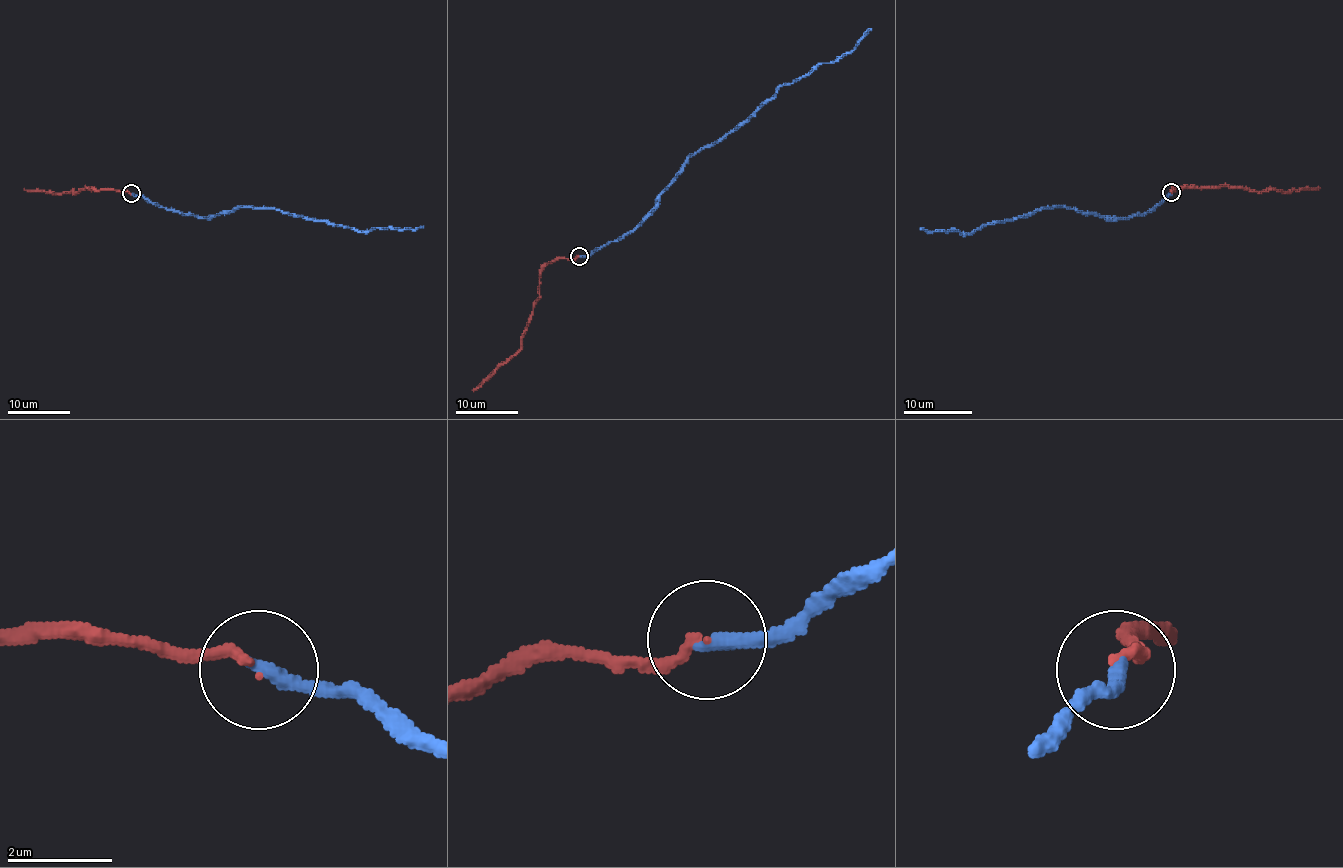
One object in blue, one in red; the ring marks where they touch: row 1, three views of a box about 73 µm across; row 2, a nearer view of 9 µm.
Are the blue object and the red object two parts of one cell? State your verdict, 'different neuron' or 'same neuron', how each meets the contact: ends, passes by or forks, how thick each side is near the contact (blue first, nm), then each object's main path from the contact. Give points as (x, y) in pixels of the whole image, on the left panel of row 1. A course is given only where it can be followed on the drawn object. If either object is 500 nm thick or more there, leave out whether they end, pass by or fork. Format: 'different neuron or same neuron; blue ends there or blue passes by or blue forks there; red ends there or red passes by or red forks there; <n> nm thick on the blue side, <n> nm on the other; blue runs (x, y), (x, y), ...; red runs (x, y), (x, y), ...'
same neuron; blue ends there; red ends there; 280 nm thick on the blue side, 160 nm on the other; blue runs (130, 193), (184, 213), (207, 217), (242, 207), (273, 207), (359, 231), (375, 228), (417, 229), (423, 226); red runs (130, 193), (85, 188), (77, 193), (49, 193), (24, 188)

